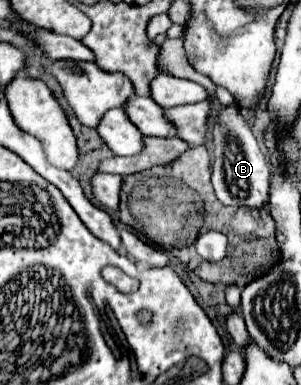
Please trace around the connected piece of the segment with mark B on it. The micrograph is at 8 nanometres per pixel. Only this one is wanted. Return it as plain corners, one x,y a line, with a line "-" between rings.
228,106
220,112
218,122
212,130
214,136
214,162
212,162
212,186
216,196
226,206
248,206
260,208
268,202
268,186
270,186
270,170
272,164
260,152
260,146
250,132
250,126
240,116
238,108

